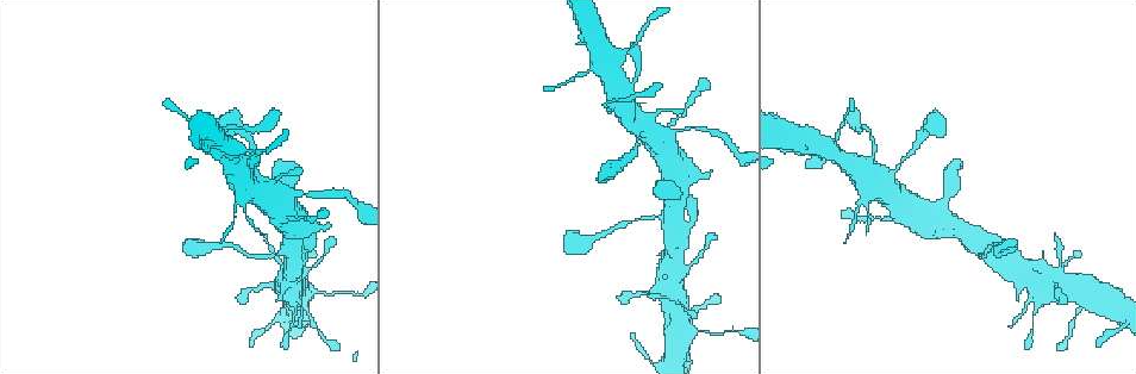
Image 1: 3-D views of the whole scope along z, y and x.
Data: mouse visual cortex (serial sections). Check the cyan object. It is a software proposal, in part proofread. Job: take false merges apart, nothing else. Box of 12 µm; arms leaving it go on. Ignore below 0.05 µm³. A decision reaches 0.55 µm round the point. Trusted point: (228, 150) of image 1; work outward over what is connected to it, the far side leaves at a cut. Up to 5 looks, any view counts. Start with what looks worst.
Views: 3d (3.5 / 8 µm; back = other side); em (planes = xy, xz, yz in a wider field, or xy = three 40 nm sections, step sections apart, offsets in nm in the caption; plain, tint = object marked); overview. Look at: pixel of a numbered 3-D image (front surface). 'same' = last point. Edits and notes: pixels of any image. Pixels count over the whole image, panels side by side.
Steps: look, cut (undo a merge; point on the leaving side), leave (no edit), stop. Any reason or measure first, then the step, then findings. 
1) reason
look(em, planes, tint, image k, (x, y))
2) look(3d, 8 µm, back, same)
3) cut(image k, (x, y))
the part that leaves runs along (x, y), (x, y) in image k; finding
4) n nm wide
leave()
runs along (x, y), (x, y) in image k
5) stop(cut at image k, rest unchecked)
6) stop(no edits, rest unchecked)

a narrow waist
look(3d, 3.5 µm, image 1, (287, 251))

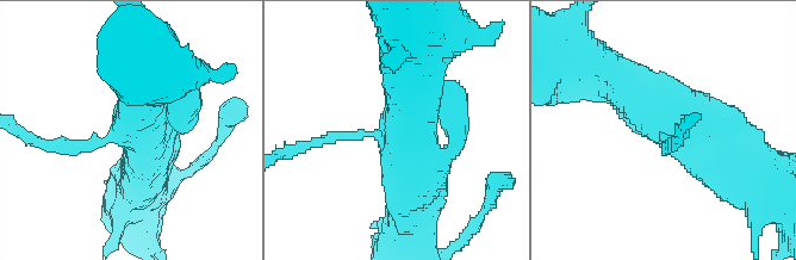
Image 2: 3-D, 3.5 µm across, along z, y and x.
now the EM
look(em, xy, step 3, tint, image 2, (392, 137))

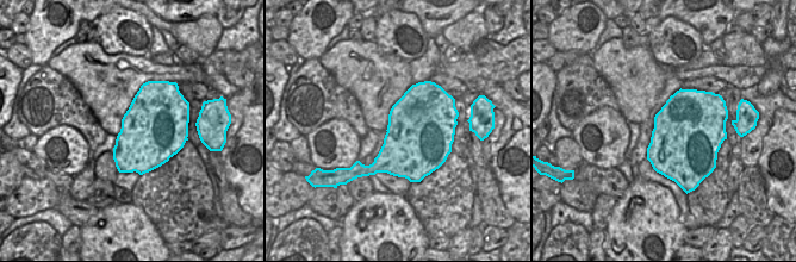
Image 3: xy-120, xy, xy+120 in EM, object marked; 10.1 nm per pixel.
700 nm wide
leave()
runs along (608, 70), (740, 159) in image 2; one cell here

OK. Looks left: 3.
sharp bend
look(3d, 3.5 µm, image 1, (227, 127))

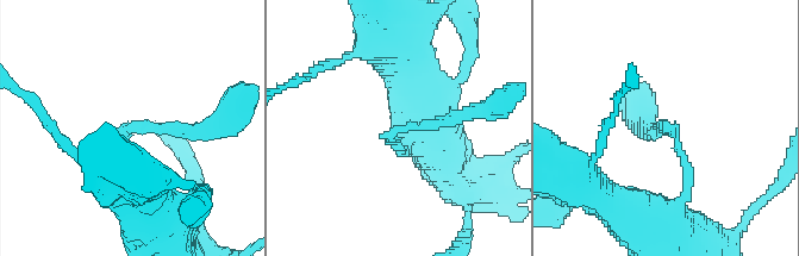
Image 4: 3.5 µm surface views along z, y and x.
arms of 150, 200 nm; now the EM
look(em, planes, tint, image 4, (401, 130))

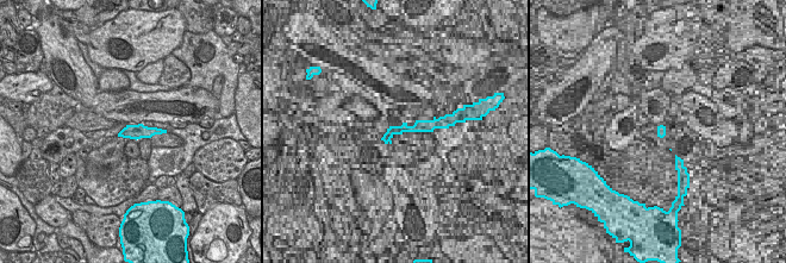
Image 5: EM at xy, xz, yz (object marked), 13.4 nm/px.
leave()
runs along (137, 194), (129, 129), (210, 125) in image 4; one cell here

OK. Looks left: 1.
stop(no edits, rest unchecked)

